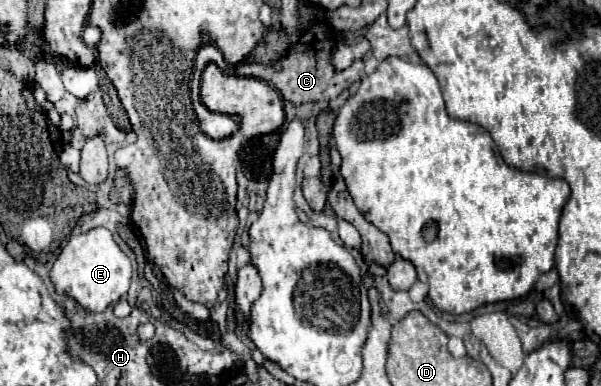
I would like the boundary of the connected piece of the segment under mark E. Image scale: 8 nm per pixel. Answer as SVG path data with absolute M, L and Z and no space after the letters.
M94 228L90 232L70 236L50 270L50 280L56 292L70 296L84 310L92 312L104 312L110 304L118 302L130 288L130 276L130 258L118 248L108 228Z

